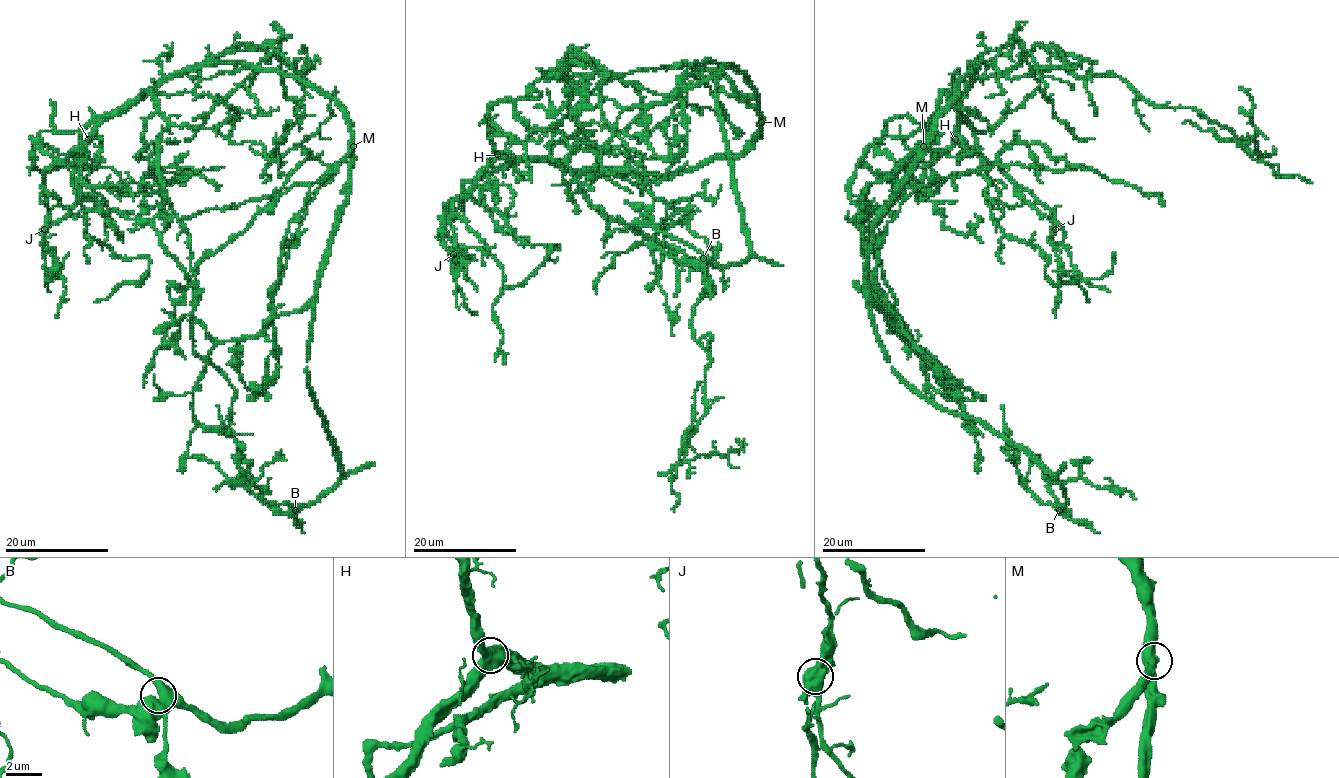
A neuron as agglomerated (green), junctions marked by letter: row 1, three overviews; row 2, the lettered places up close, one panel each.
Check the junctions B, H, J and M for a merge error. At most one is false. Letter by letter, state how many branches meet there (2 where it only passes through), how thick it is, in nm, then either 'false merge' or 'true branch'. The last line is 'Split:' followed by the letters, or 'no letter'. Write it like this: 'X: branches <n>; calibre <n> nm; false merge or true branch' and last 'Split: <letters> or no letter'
B: branches 3; calibre 550 nm; true branch
H: branches 3; calibre 550 nm; true branch
J: branches 3; calibre 550 nm; true branch
M: branches 3; calibre 550 nm; false merge
Split: M

